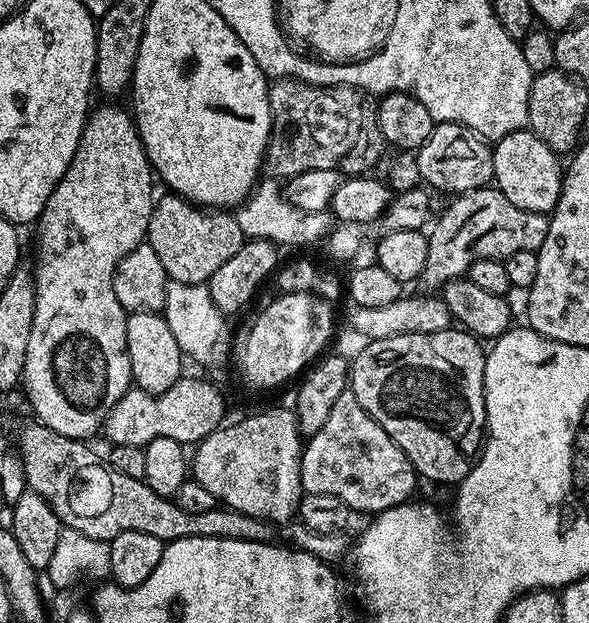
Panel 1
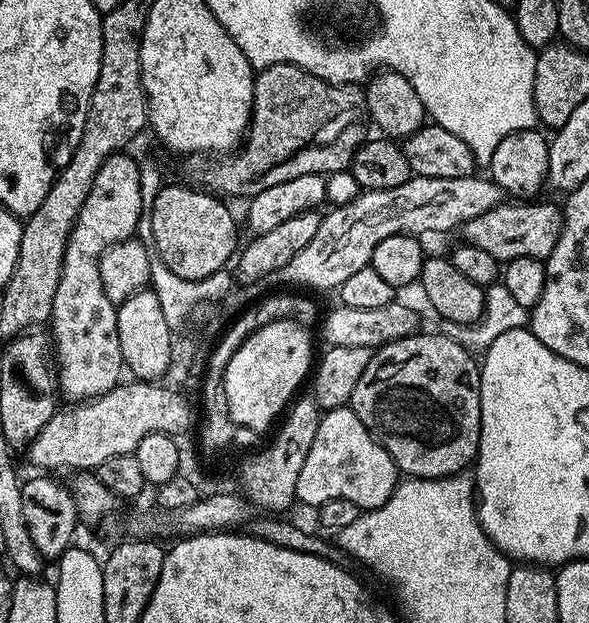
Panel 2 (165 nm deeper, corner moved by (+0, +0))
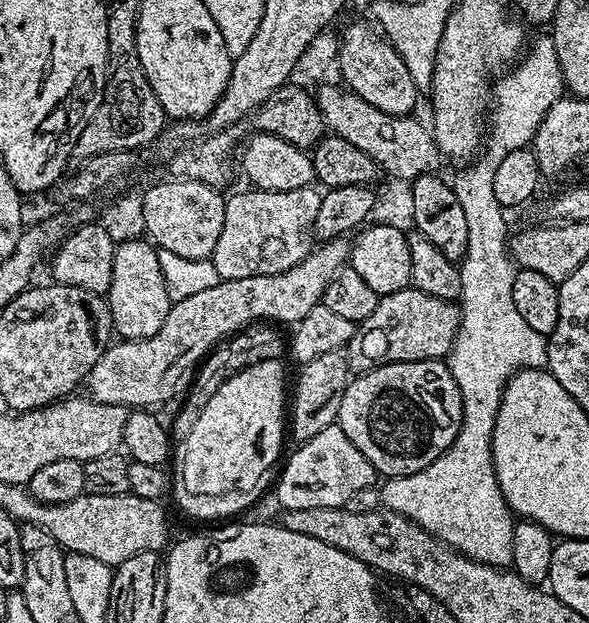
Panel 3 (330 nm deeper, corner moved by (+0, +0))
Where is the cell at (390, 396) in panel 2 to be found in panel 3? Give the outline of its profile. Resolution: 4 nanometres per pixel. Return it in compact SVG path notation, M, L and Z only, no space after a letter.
M443 359L383 364L349 379L344 388L340 429L366 454L381 477L409 476L452 447L464 421L462 394Z

